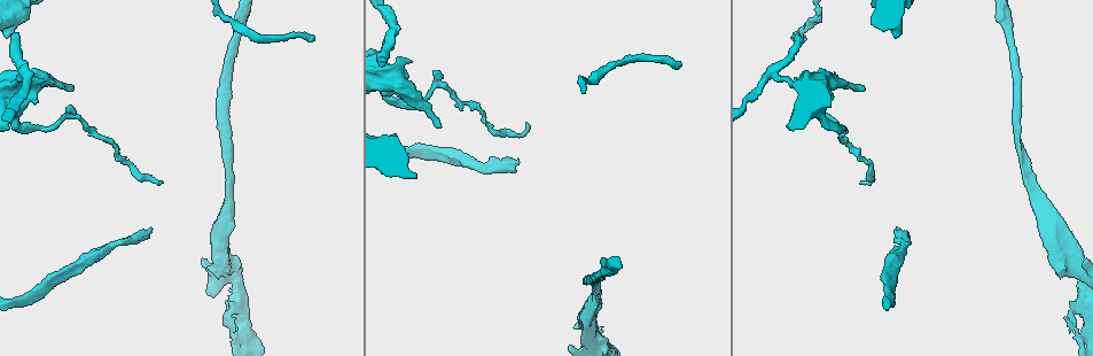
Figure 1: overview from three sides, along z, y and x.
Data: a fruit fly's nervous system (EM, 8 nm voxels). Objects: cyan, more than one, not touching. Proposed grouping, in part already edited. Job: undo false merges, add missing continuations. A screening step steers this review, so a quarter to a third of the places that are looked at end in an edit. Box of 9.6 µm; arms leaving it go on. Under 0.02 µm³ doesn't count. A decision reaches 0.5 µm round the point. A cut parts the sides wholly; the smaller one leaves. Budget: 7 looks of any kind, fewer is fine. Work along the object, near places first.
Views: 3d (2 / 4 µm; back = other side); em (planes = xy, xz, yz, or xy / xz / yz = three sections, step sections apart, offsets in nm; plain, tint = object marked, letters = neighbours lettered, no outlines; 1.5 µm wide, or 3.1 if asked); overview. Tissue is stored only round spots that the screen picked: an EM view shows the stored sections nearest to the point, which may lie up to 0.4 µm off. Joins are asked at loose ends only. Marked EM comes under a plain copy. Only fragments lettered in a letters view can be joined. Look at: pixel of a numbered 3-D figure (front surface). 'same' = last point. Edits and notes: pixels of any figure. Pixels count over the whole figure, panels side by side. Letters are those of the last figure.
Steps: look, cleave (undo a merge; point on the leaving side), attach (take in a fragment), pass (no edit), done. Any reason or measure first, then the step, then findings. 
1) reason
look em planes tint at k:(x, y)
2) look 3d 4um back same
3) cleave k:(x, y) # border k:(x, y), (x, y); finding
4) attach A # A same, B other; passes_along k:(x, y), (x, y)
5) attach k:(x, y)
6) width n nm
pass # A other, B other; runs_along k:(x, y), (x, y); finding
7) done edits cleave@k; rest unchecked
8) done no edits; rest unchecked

an open end
look em xy step 8 letters at 1:(387, 60)

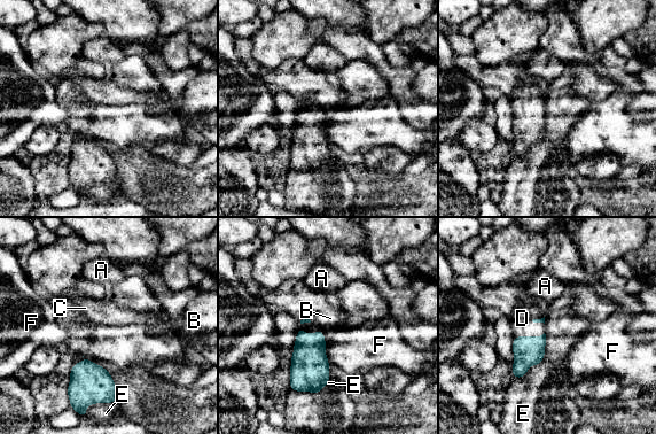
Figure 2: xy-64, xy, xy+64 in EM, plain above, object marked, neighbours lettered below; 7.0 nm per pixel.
cut it another way
look em planes letters same

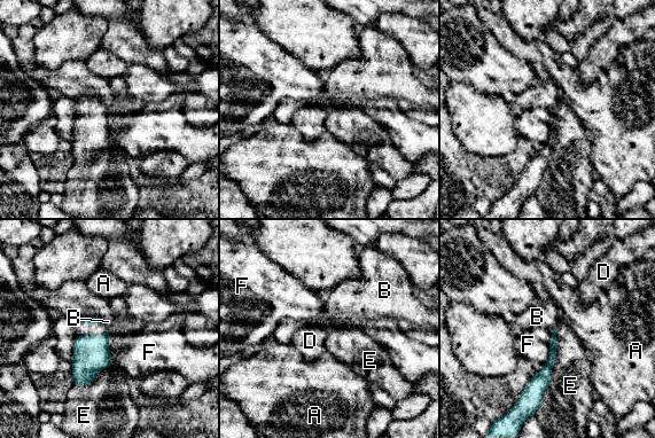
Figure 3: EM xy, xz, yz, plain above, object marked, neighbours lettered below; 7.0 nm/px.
longest_contact E 420 nm
attach D # A other, B other, D same, E other, F other; passes_along 3:(94, 320), (92, 323), (80, 328); it goes on there

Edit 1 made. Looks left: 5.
branch stops here
look 3d 4um at 1:(517, 161)

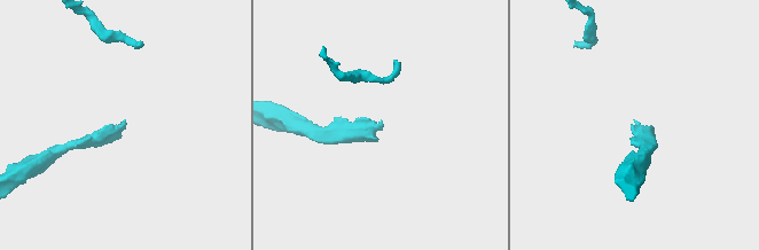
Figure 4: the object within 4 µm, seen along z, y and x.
look em planes letters at 4:(637, 122)

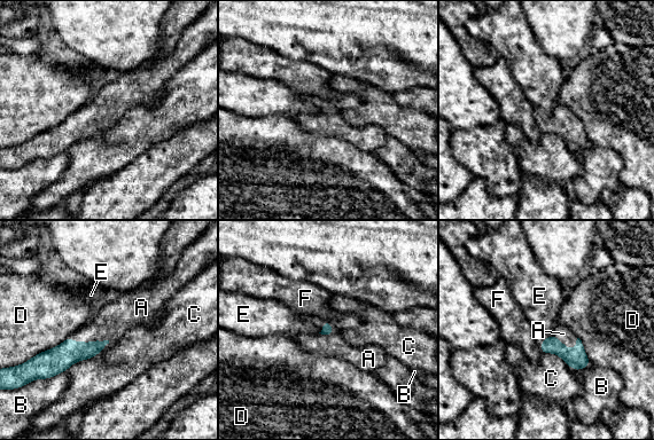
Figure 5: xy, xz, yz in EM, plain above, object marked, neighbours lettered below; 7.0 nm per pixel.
attach A # A same, B other, C other, D other, E other, F other; passes_along 5:(59, 359), (90, 342), (111, 323); the neuron continues

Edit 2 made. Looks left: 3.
branch stops here
look em planes letters at 1:(228, 327)

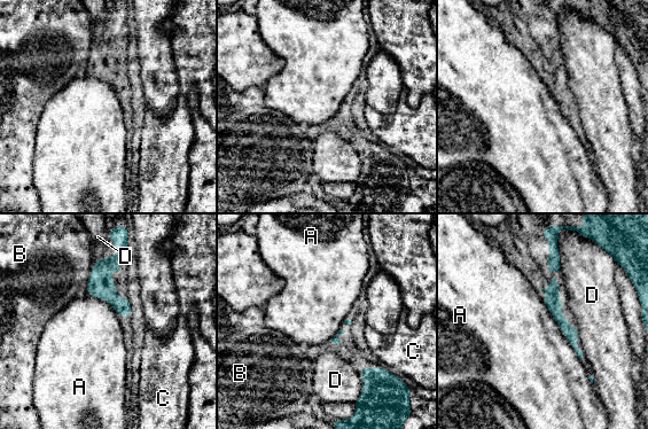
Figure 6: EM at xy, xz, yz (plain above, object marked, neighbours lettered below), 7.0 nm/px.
longest_contact A 550 nm
pass # A other, B other, C other, D other; none of them fits

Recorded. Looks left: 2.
done edits attach@3, attach@5; rest unchecked

